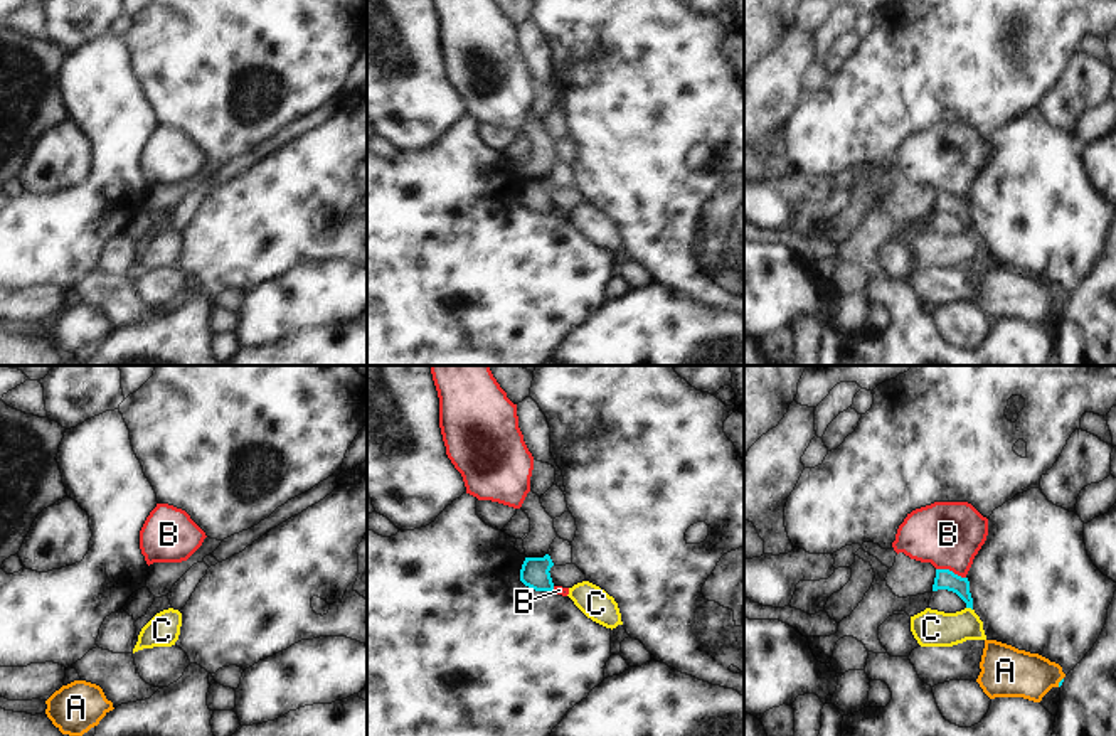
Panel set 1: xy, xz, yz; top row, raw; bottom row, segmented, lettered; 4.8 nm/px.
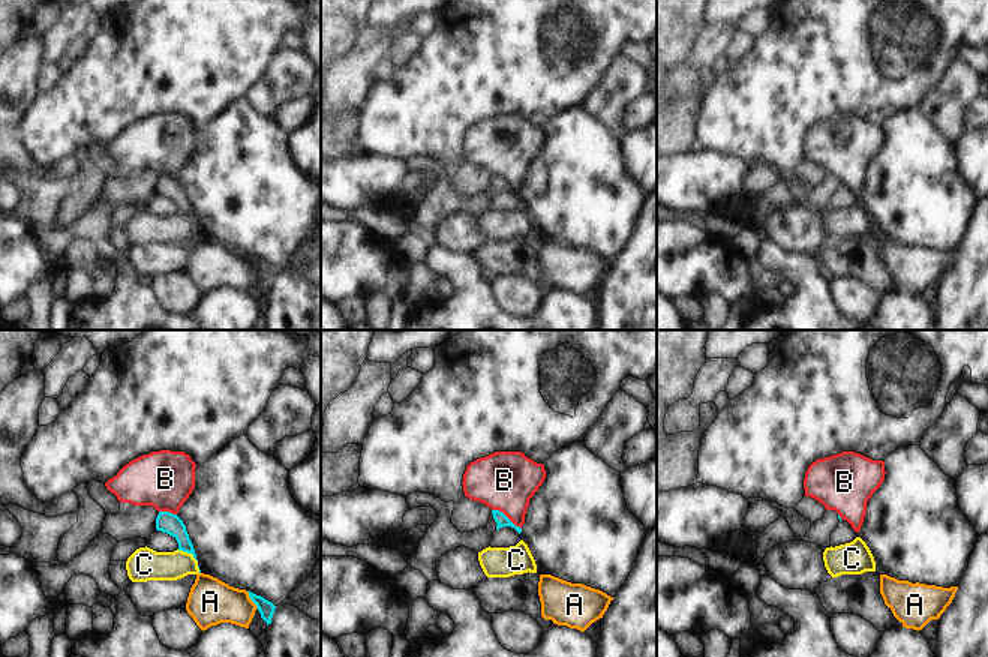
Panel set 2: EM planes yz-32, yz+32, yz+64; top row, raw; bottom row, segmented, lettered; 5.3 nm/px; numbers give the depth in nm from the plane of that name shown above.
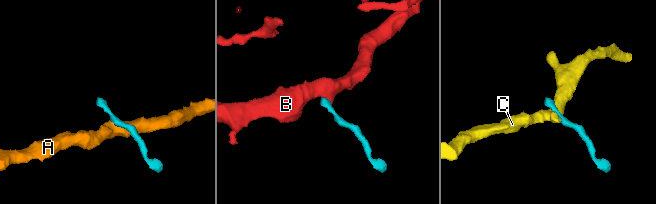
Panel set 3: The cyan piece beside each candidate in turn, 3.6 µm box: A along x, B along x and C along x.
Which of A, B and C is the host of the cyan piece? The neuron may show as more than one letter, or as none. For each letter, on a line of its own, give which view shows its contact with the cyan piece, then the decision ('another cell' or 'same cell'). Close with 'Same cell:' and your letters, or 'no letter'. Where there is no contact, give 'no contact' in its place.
A: yz | another cell
B: yz | another cell
C: yz | another cell
Same cell: no letter

